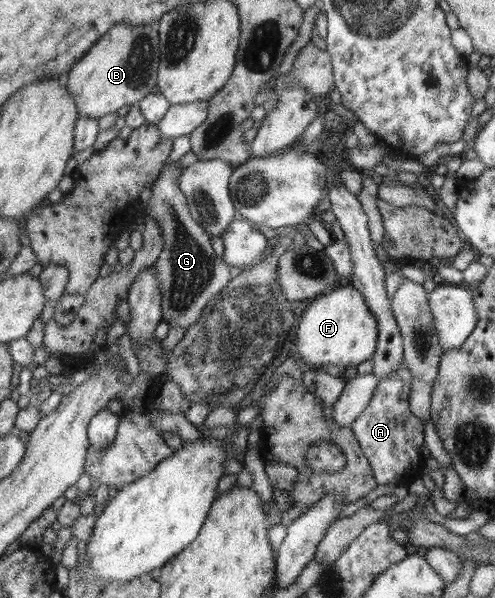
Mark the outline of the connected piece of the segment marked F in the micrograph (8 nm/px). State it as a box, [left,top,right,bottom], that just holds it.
[294,282,378,369]

